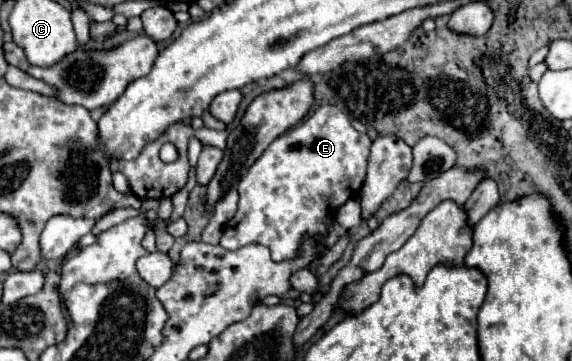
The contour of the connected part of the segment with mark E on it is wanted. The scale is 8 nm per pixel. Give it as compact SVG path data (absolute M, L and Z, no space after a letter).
M322 105L318 107L308 119L304 119L300 125L288 129L284 135L274 139L268 149L254 161L254 165L248 169L248 173L242 177L238 183L238 193L240 193L240 203L234 219L226 225L220 245L228 251L236 251L244 245L250 243L260 243L270 247L272 259L284 261L290 259L298 253L300 239L304 233L308 235L324 235L326 225L324 219L332 217L336 209L354 197L362 181L366 177L368 169L368 155L370 155L370 137L364 133L358 133L350 117L344 115L340 109L332 105Z

